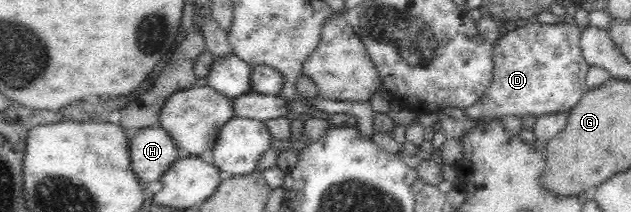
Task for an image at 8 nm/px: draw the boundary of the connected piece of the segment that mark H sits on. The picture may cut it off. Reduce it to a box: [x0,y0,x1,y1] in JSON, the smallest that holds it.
[130,124,180,185]

